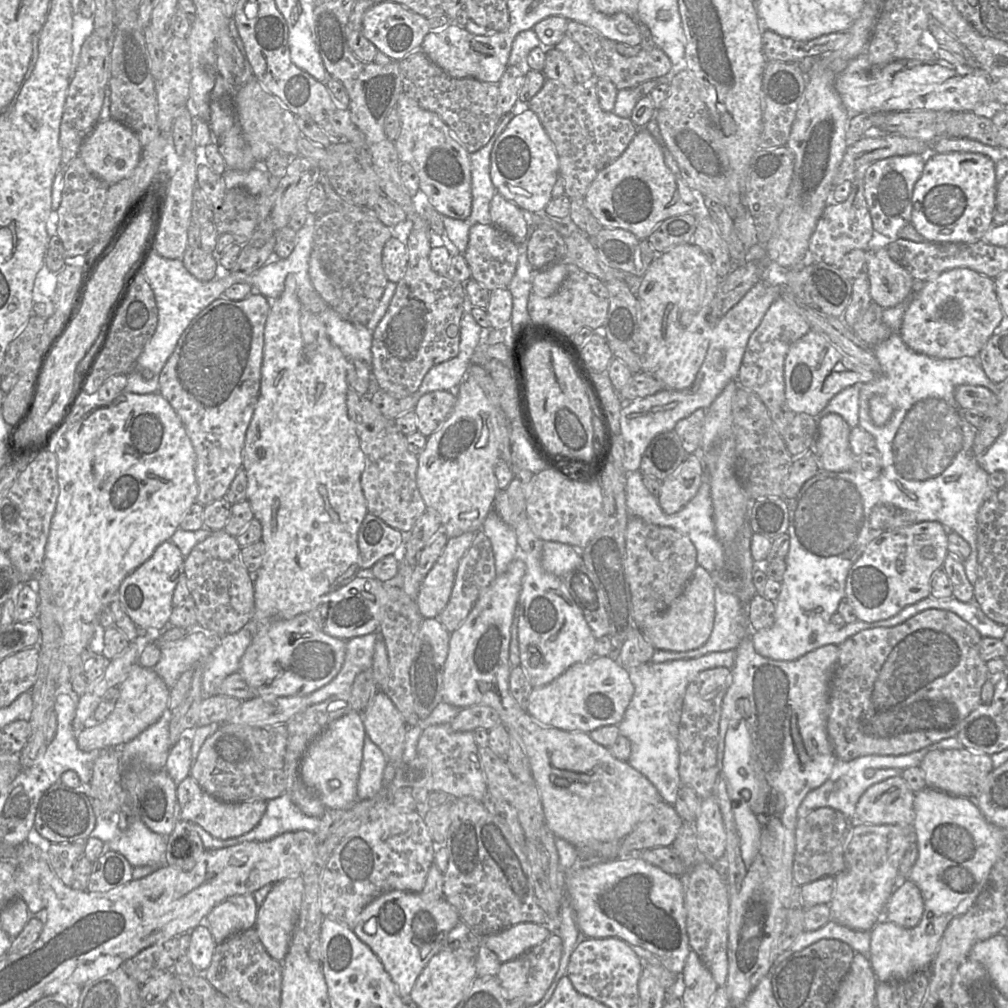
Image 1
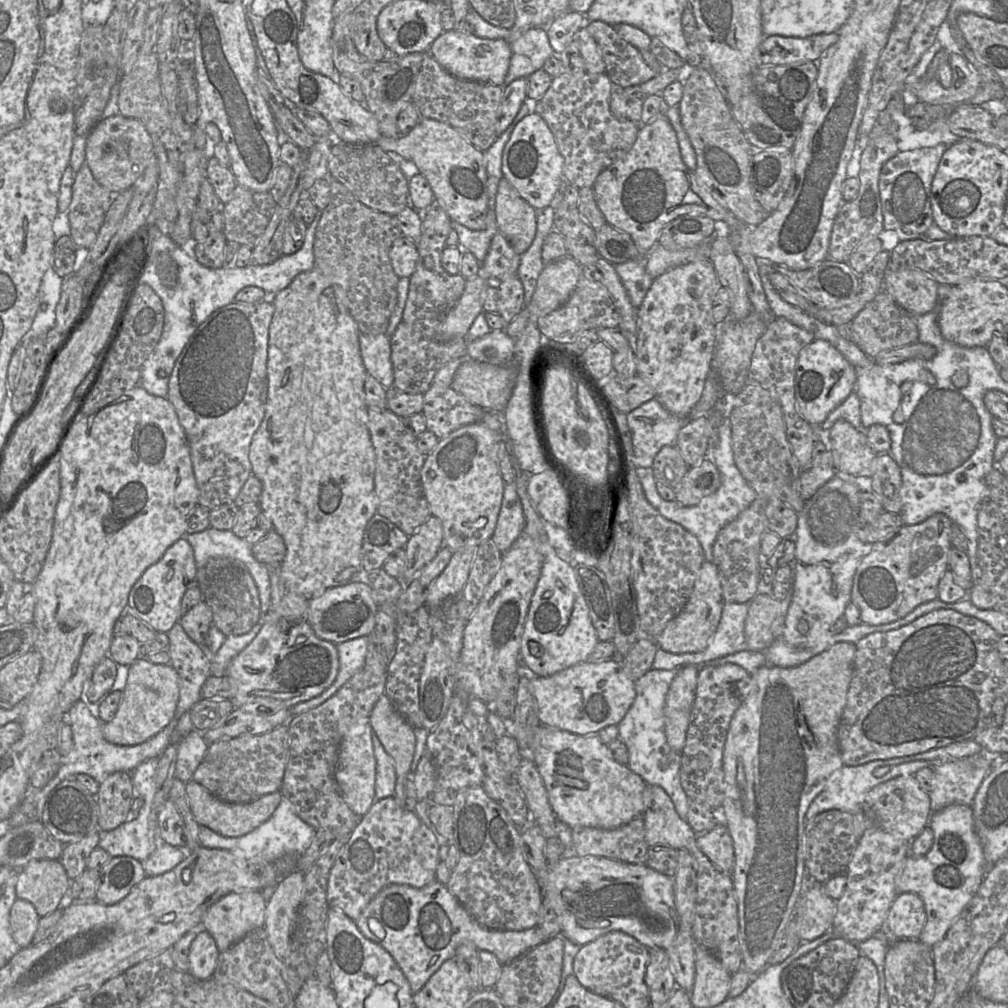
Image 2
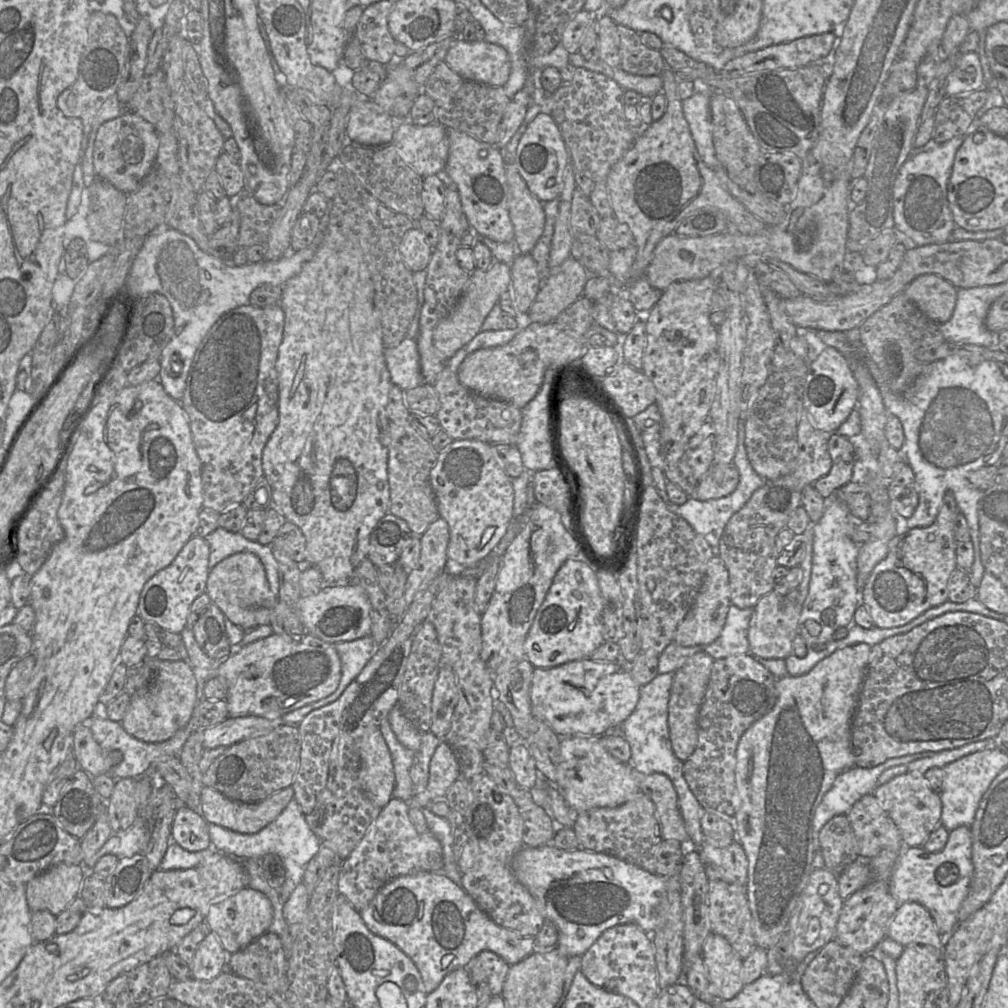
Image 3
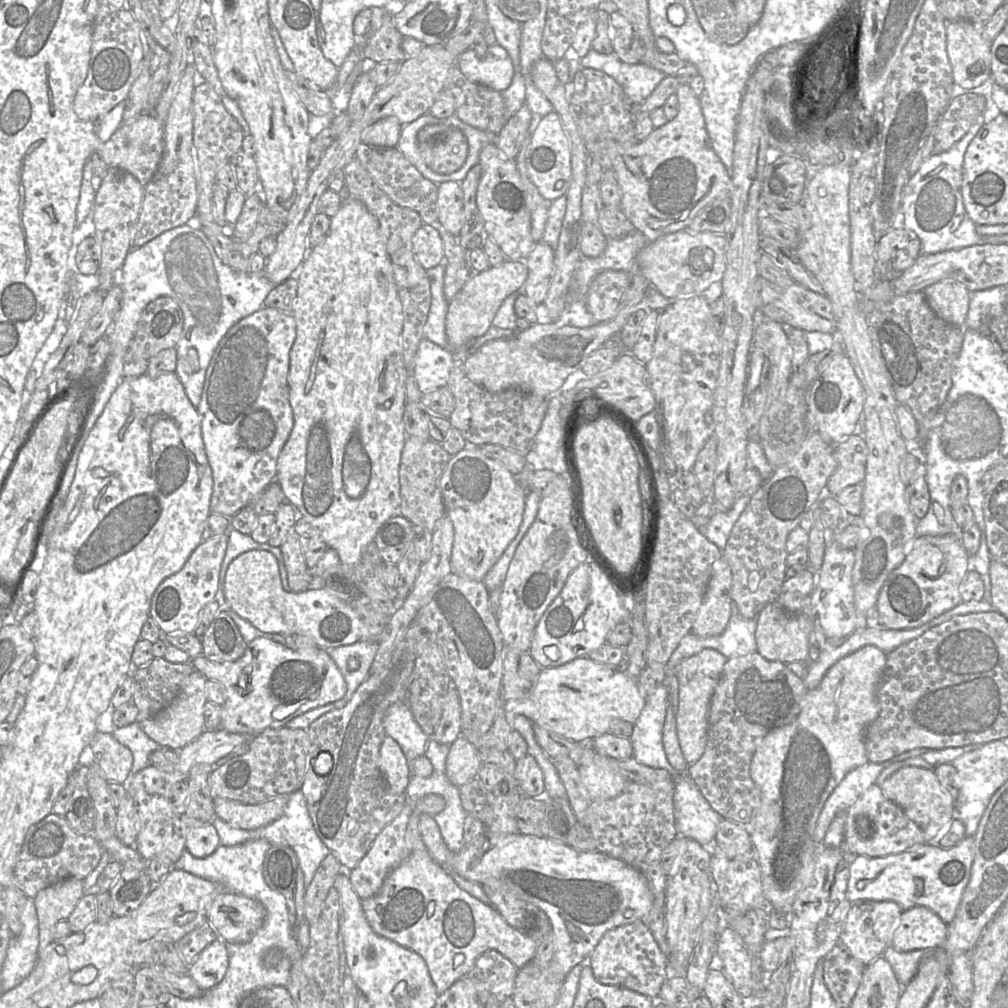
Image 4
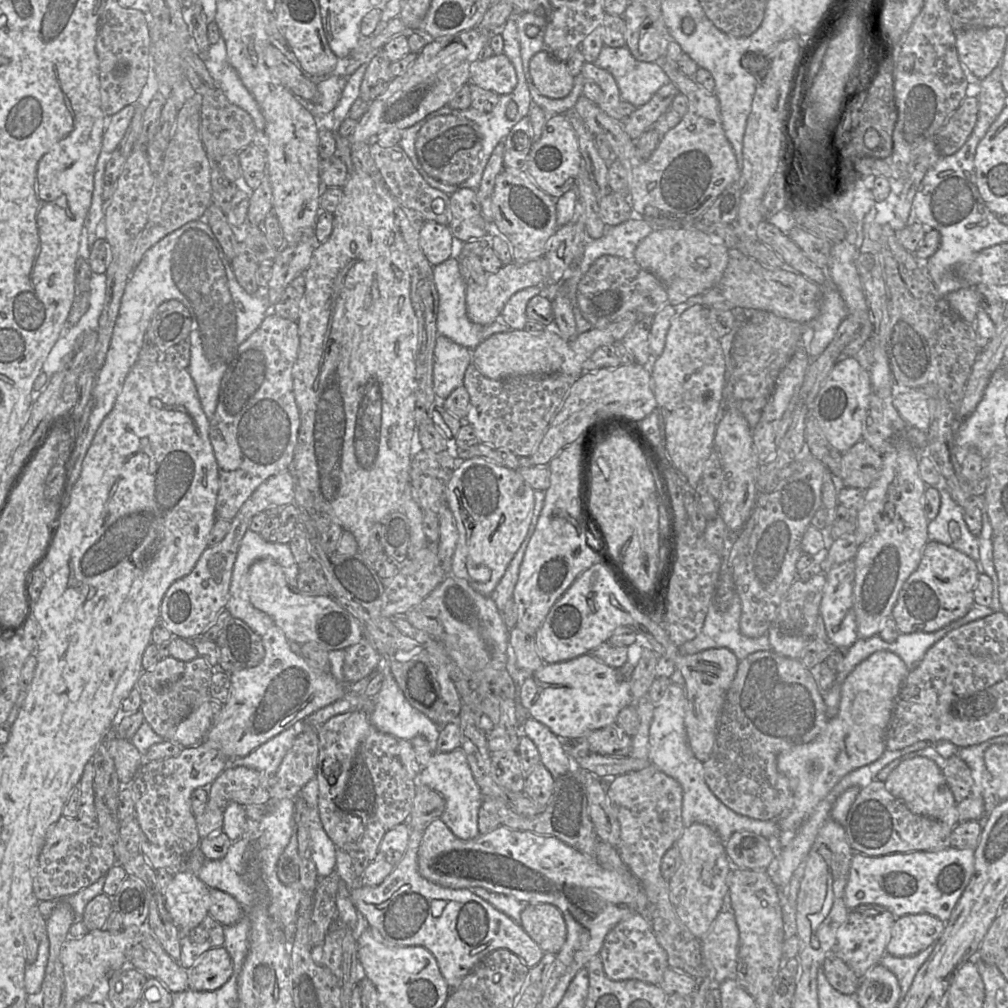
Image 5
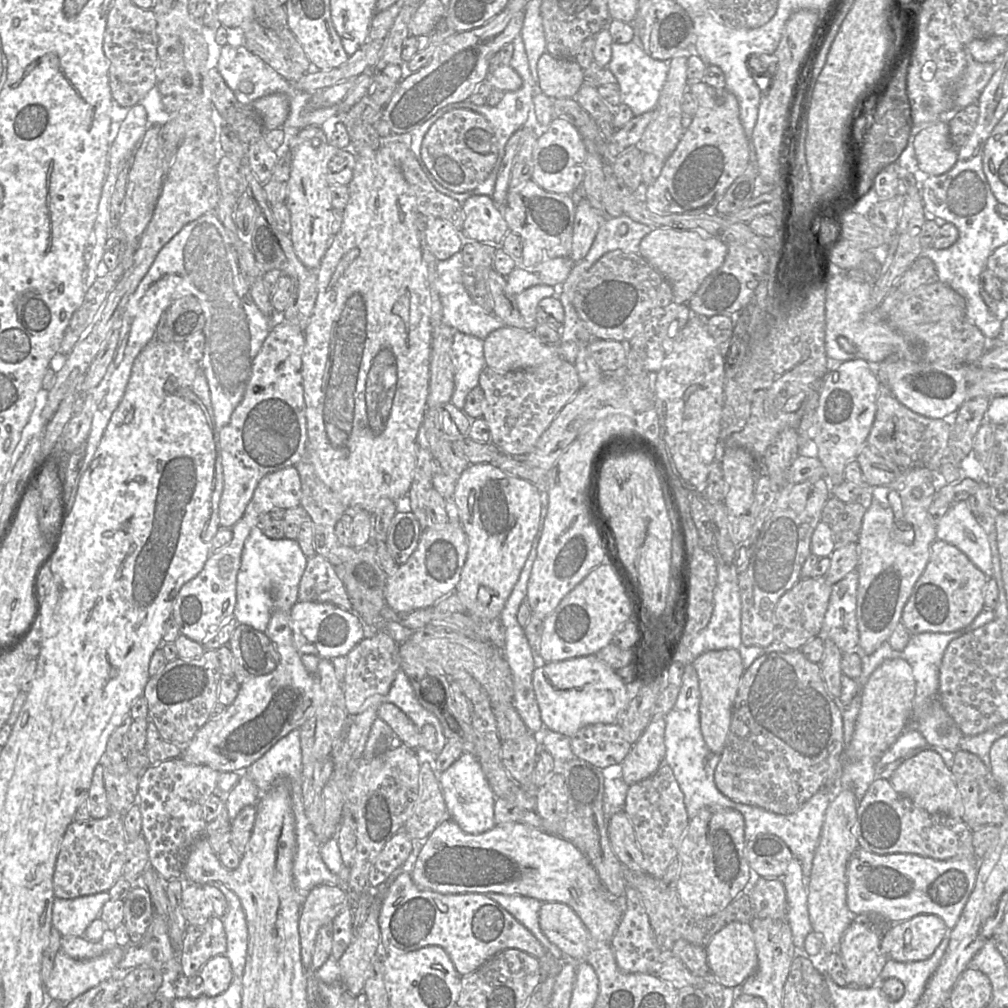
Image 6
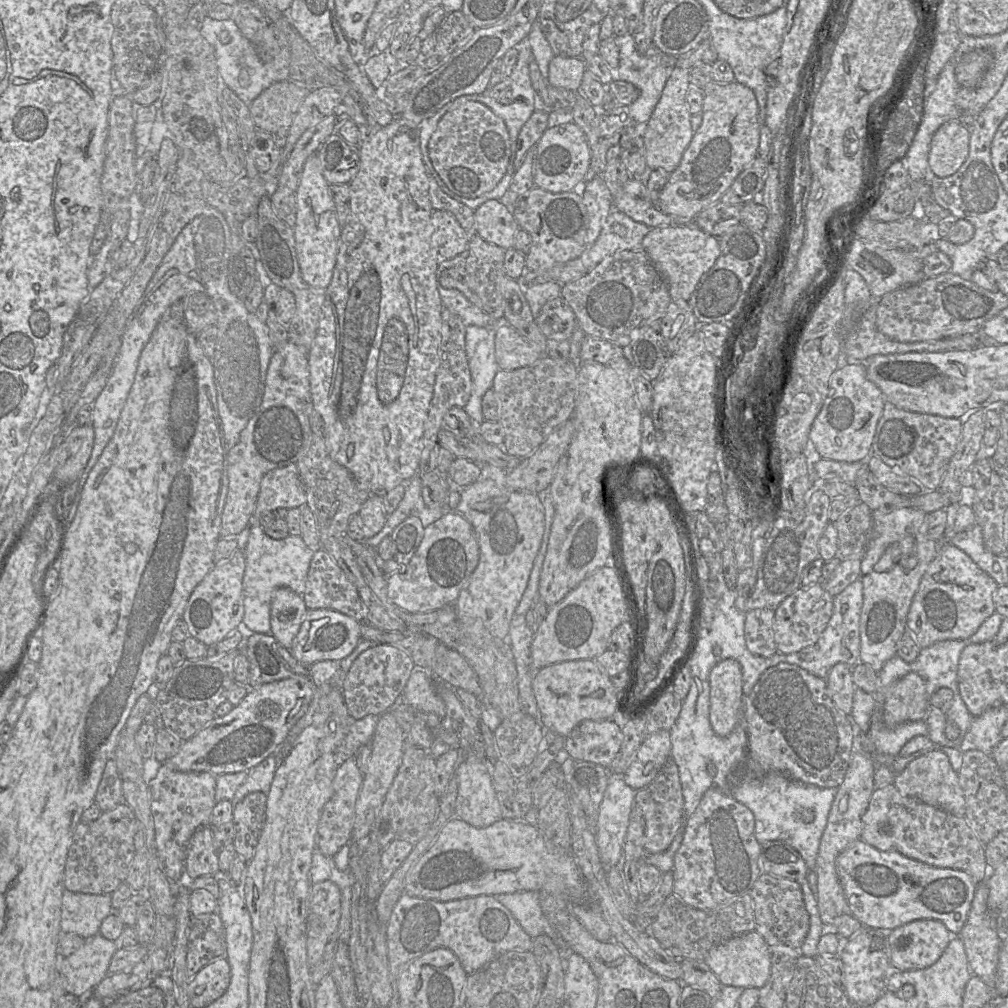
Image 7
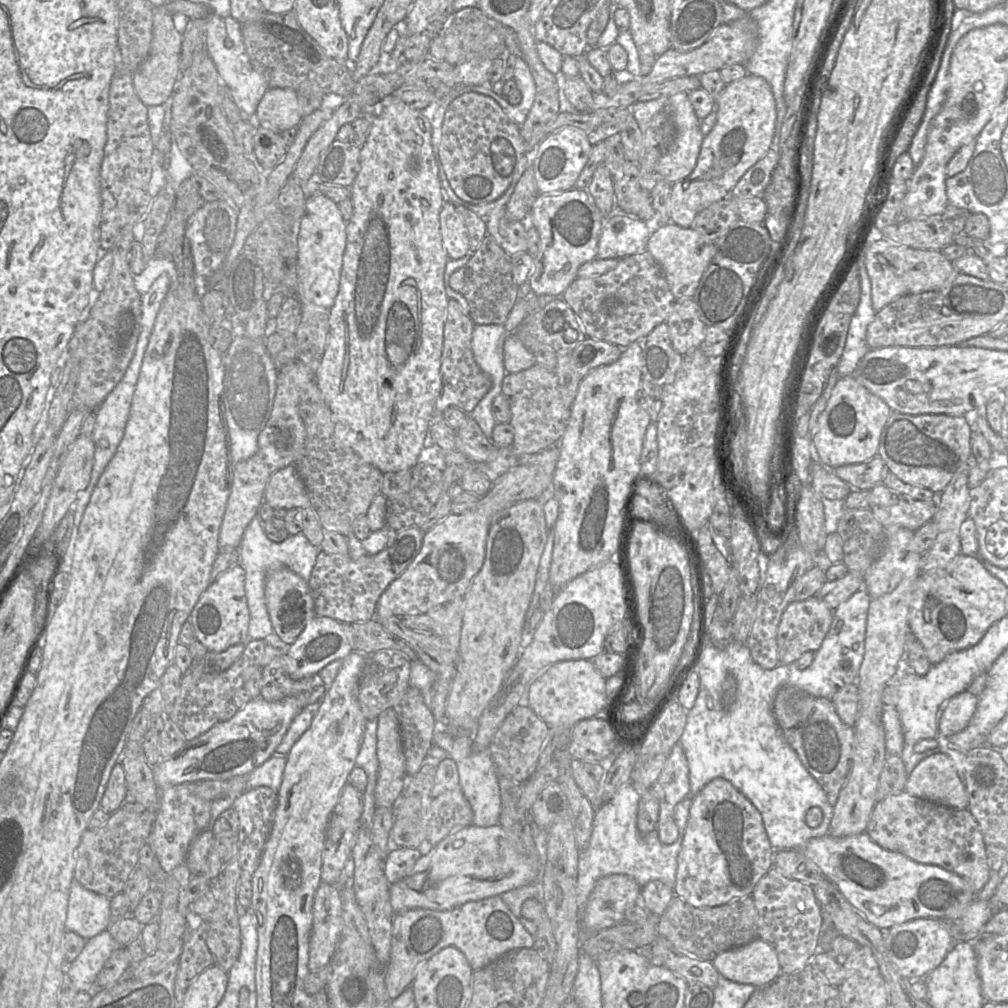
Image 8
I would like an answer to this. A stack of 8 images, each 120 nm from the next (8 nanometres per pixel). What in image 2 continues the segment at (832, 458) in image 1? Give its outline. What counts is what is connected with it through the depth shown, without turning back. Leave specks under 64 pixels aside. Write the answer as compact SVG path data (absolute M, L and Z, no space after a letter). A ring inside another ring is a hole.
M845 420L836 421L830 428L833 459L838 472L872 477L871 464L877 453L867 442L866 429L859 431Z

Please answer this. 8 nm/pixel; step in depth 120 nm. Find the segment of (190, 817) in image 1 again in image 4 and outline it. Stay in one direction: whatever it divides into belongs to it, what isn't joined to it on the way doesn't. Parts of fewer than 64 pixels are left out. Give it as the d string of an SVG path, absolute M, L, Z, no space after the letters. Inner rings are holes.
M282 794L254 805L216 798L213 803L216 817L234 827L255 830L278 819L283 814L289 798L289 794Z

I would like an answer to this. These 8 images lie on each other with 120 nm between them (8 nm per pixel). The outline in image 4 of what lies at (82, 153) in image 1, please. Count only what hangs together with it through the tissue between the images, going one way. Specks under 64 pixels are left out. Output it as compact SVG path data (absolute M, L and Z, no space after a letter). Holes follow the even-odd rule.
M142 113L133 122L123 123L112 137L101 144L97 153L109 169L120 169L132 174L143 186L152 179L163 156L164 129L153 114Z

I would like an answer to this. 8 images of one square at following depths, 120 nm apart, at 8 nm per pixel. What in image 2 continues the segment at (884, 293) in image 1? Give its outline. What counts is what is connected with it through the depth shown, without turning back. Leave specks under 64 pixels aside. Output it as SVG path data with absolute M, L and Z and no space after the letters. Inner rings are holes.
M886 269L882 290L912 315L922 315L939 306L939 284L919 269Z

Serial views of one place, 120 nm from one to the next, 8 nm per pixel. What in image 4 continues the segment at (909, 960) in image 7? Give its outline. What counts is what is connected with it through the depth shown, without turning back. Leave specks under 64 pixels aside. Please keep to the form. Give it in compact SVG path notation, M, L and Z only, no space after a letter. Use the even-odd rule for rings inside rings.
M915 906L903 910L892 933L891 945L900 951L932 950L944 945L948 934L948 924L930 909Z

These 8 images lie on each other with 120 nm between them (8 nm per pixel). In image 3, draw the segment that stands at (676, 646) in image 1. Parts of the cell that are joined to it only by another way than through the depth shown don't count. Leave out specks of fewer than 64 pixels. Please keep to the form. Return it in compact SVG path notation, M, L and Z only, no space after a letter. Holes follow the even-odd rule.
M714 556L693 605L676 630L674 642L684 647L711 644L720 636L731 604L727 567L719 556Z

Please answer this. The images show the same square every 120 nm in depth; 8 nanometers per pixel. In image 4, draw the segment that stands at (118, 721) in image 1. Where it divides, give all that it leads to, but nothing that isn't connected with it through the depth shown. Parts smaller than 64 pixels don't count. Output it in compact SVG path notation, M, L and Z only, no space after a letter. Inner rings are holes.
M195 670L182 683L177 697L158 714L139 721L146 735L162 747L180 751L186 745L198 738L204 729L204 705L206 697L205 676Z

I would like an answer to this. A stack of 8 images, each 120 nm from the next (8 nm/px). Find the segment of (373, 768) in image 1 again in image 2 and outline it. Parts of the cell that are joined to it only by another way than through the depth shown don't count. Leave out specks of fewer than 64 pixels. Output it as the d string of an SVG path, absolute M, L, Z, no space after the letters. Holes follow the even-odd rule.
M374 733L372 742L376 758L375 797L379 800L394 796L397 776L392 757L385 751Z

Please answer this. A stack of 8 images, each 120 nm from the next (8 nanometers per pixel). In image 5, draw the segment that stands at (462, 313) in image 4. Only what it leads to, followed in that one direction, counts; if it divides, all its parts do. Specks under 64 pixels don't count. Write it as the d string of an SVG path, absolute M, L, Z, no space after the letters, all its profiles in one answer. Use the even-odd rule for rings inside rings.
M544 257L517 264L502 266L493 274L488 274L485 284L471 282L466 284L466 311L468 318L476 324L486 326L500 319L501 313L509 299L518 291L528 287L544 285L548 281L549 266Z

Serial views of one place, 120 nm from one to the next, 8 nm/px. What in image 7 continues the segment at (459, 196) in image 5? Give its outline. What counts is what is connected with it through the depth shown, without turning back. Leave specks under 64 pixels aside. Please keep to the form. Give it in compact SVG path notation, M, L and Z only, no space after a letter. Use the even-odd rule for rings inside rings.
M490 199L474 211L477 235L501 247L513 248L520 227L509 208L499 200Z

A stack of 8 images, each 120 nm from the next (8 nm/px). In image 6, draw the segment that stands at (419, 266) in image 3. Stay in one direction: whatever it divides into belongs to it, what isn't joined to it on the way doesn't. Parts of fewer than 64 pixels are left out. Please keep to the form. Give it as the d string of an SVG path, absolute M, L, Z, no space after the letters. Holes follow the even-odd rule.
M437 217L426 218L426 245L438 261L447 260L461 251L466 242L461 231L449 222Z

